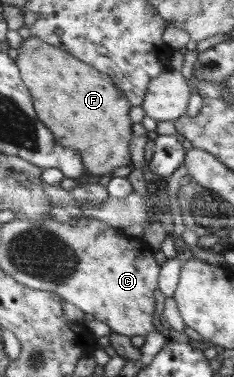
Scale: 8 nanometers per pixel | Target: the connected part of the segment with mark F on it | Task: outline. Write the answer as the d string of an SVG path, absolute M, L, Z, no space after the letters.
M32 35L22 40L18 53L17 62L21 66L21 78L30 88L37 116L42 117L42 121L46 121L50 129L54 129L54 137L58 137L58 144L77 149L81 153L86 175L108 177L106 171L112 171L116 167L127 169L132 139L132 123L128 119L128 111L132 111L133 104L113 79L66 50Z

